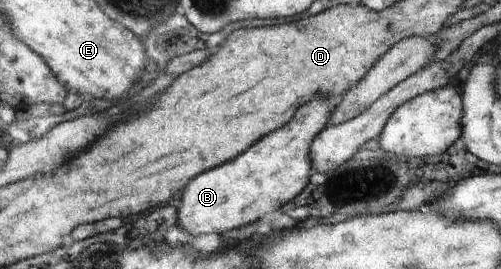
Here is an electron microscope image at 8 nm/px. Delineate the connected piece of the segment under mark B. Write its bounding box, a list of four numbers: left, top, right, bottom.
[177,95,331,237]

